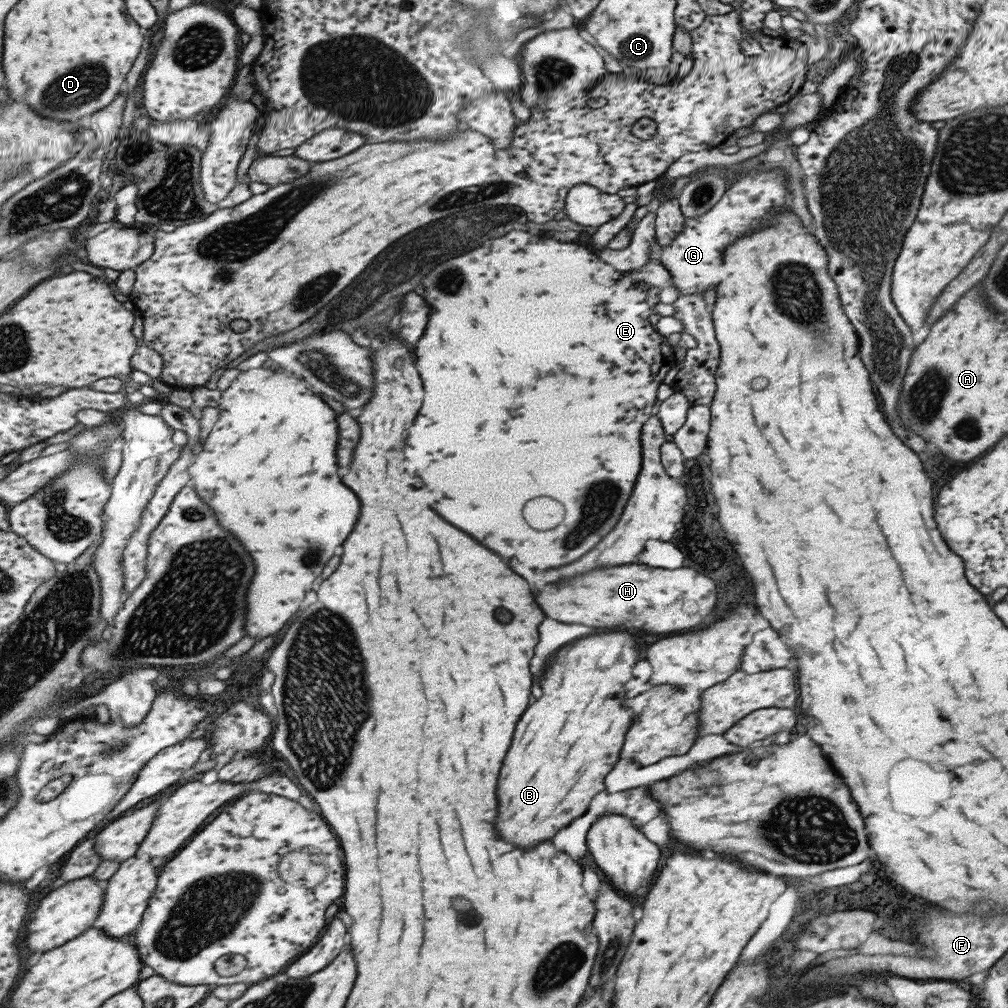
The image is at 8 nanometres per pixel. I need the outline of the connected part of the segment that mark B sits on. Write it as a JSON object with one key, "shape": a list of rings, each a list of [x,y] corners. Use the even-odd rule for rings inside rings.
{"shape":[[[609,630],[581,638],[571,646],[559,648],[549,660],[539,678],[541,696],[527,706],[515,724],[511,746],[499,770],[495,788],[499,820],[495,824],[495,830],[499,830],[503,842],[509,842],[523,850],[549,840],[555,830],[567,826],[573,818],[583,814],[591,798],[603,790],[603,778],[617,762],[623,738],[631,722],[629,709],[623,706],[623,684],[631,678],[631,668],[635,662],[635,636],[627,630]]]}

